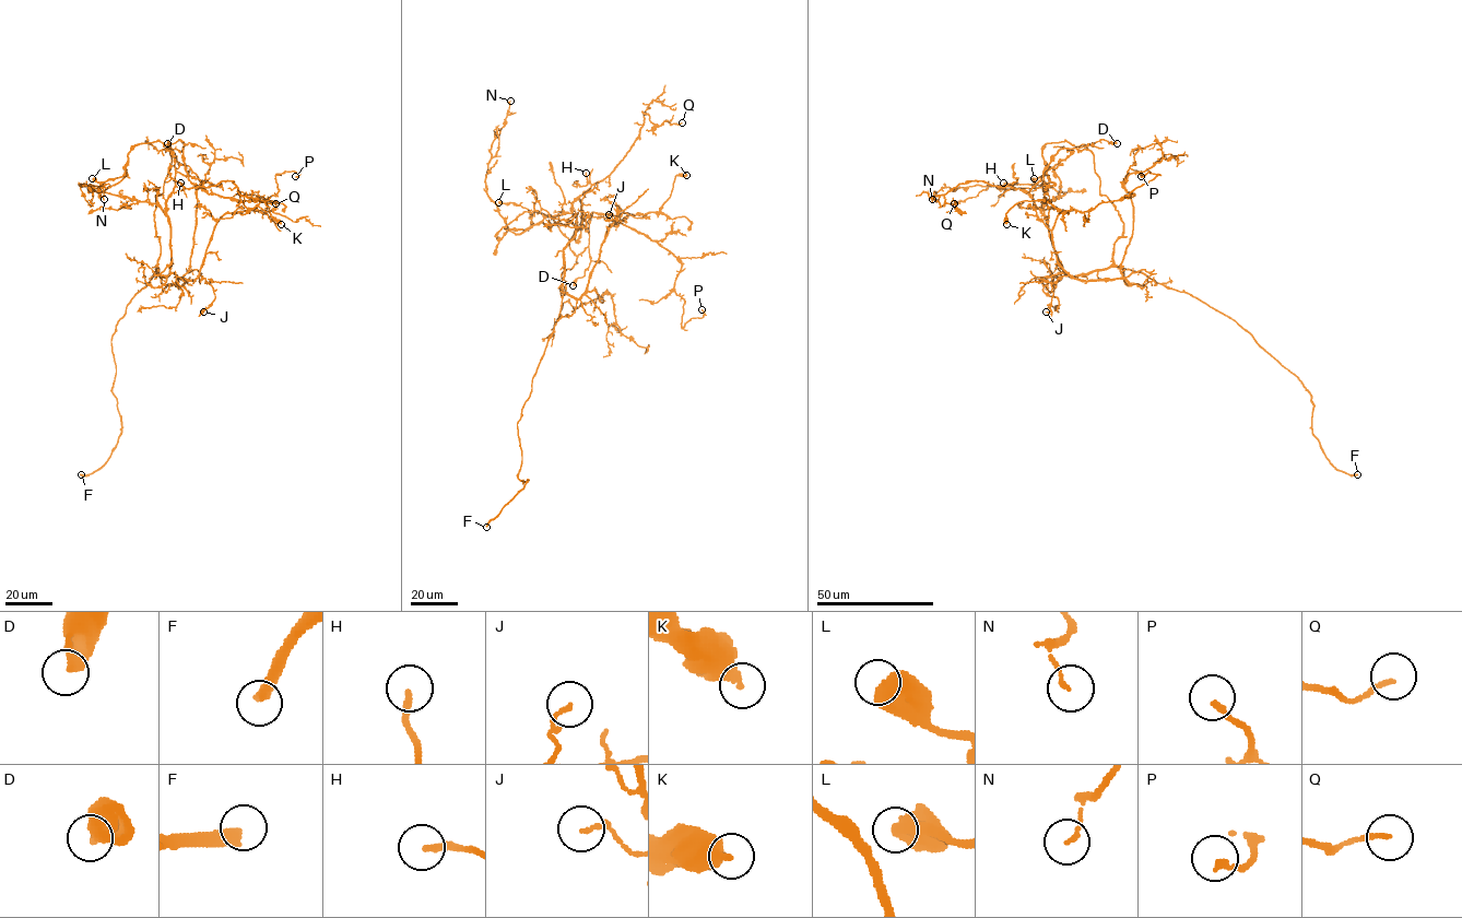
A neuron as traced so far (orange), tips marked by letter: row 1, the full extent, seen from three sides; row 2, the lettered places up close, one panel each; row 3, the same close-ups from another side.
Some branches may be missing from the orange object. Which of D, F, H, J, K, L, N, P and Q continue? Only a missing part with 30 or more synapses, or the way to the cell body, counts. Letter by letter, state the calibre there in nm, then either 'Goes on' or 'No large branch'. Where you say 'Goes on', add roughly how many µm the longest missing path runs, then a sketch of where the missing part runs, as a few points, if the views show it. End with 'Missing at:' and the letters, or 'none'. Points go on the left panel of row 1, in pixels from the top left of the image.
D: Thickness 420 nm. No large branch
F: Thickness 400 nm. Goes on. Missing length about 15 µm. Course of what is missing: (81, 474), (61, 482)
H: Thickness 200 nm. No large branch
J: Thickness 120 nm. No large branch
K: Thickness 440 nm. No large branch
L: Thickness 700 nm. No large branch
N: Thickness 100 nm. No large branch
P: Thickness 180 nm. No large branch
Q: Thickness 140 nm. No large branch
Missing at: F

